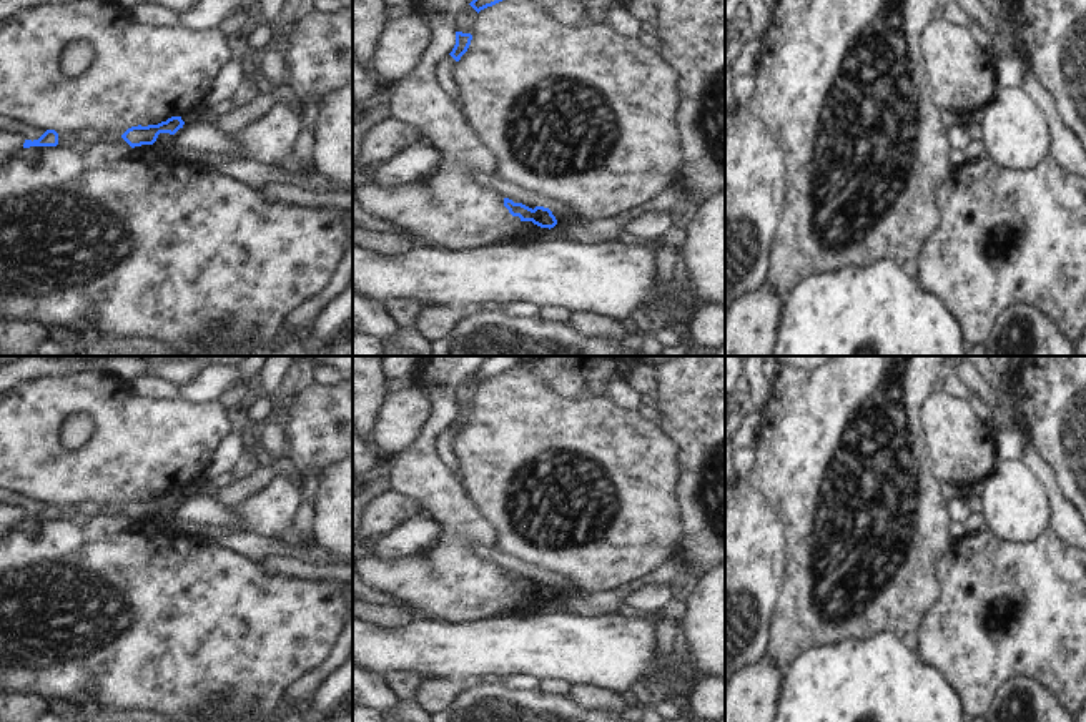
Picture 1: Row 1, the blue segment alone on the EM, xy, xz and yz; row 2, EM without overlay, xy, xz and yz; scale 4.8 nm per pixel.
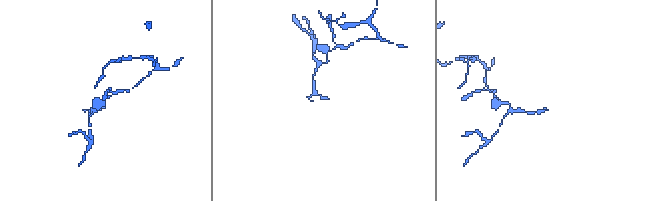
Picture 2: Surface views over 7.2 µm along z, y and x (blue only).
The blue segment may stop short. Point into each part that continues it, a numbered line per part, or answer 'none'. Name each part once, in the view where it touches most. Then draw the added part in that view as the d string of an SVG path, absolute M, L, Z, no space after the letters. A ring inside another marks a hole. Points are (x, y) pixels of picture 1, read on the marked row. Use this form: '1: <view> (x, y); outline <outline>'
1: xy (10, 142); outline M0 130L0 163L23 148L25 138L12 130Z

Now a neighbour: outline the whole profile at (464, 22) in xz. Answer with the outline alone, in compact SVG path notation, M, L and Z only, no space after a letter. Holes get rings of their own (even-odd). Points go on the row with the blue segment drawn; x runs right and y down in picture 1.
M466 5L456 17L456 32L472 35L476 17L477 17L477 12L471 5Z

